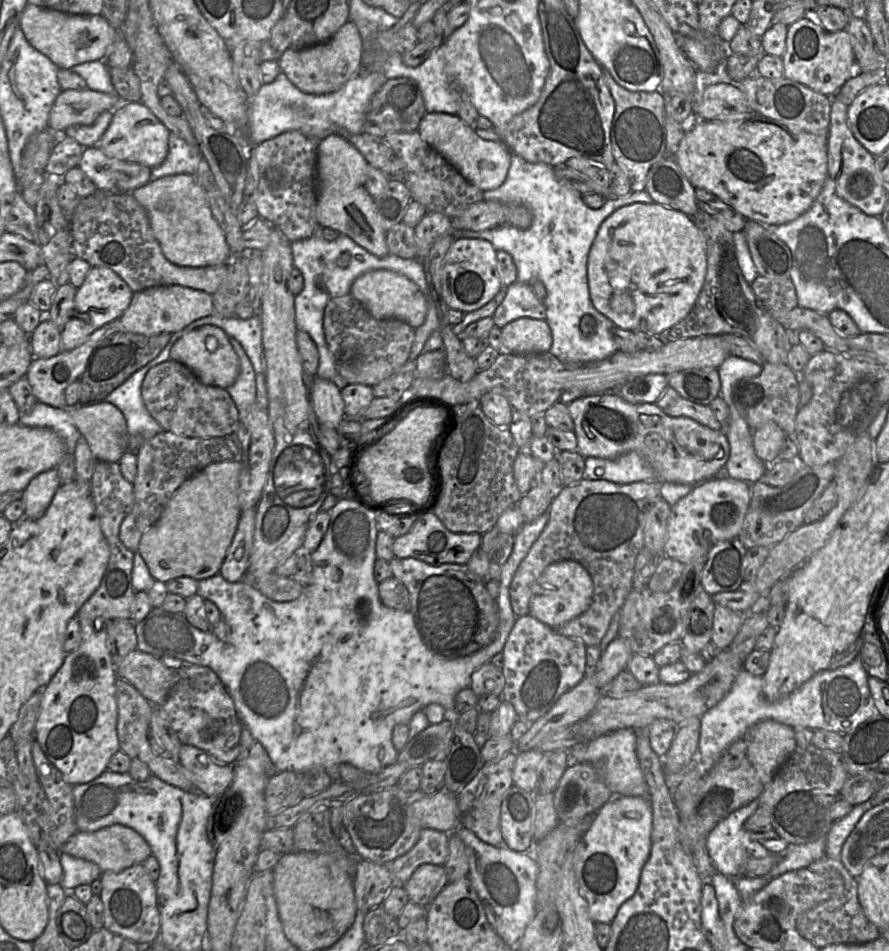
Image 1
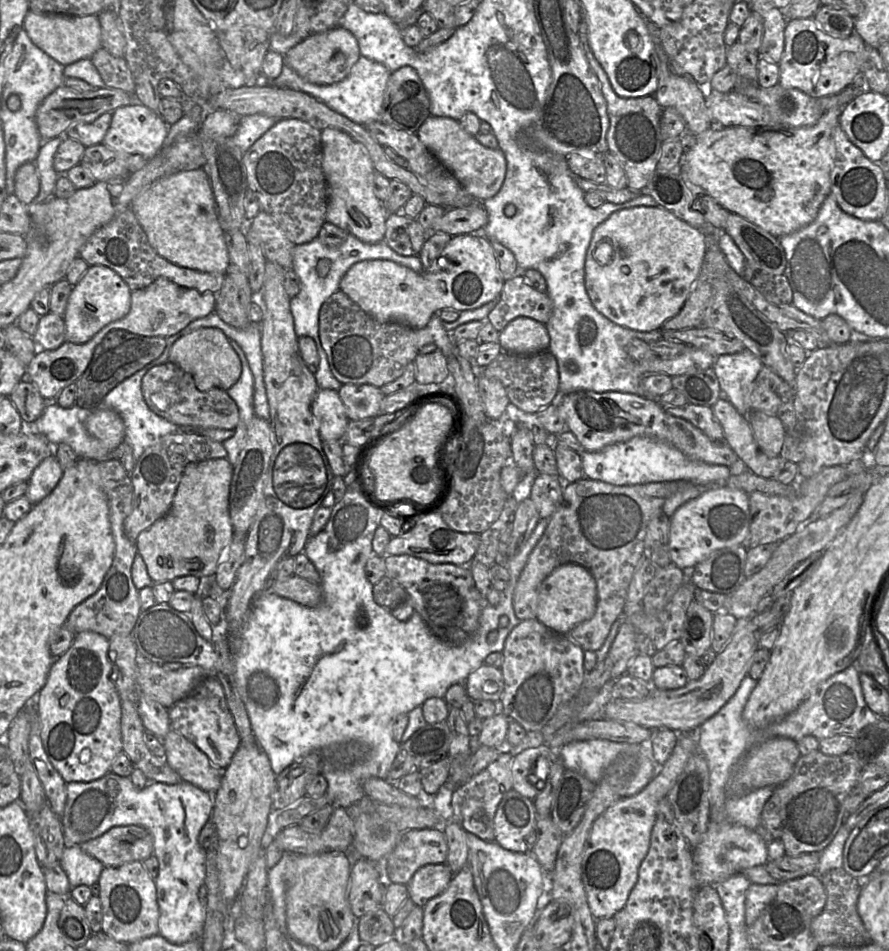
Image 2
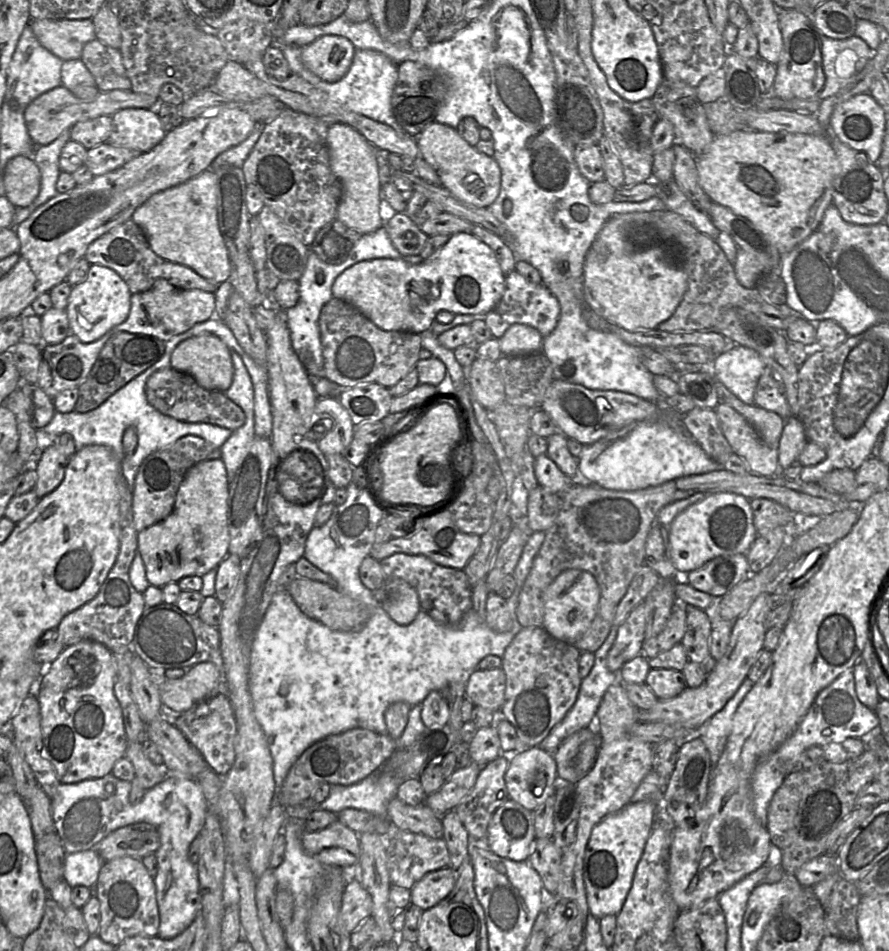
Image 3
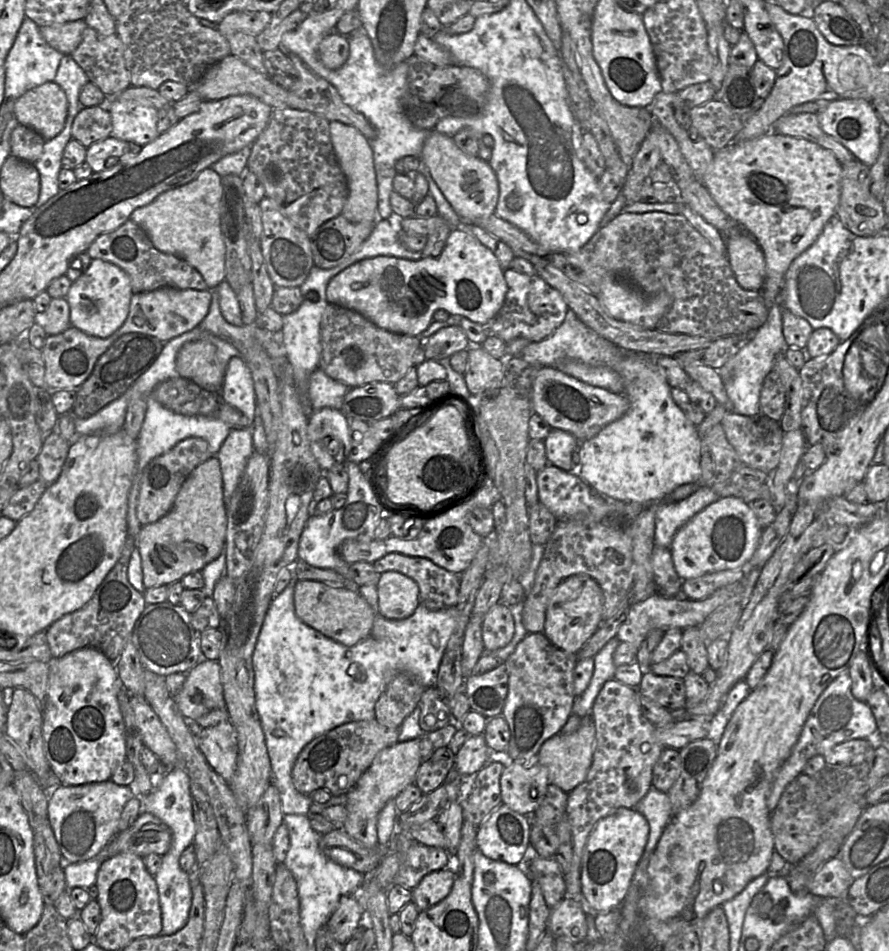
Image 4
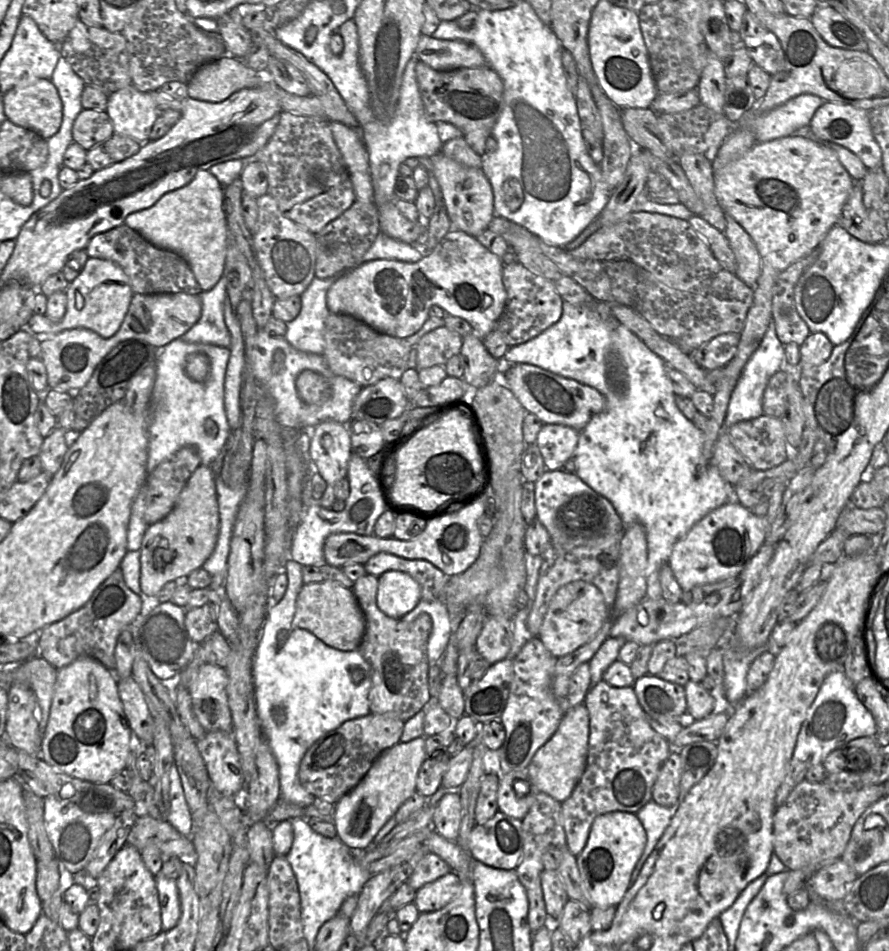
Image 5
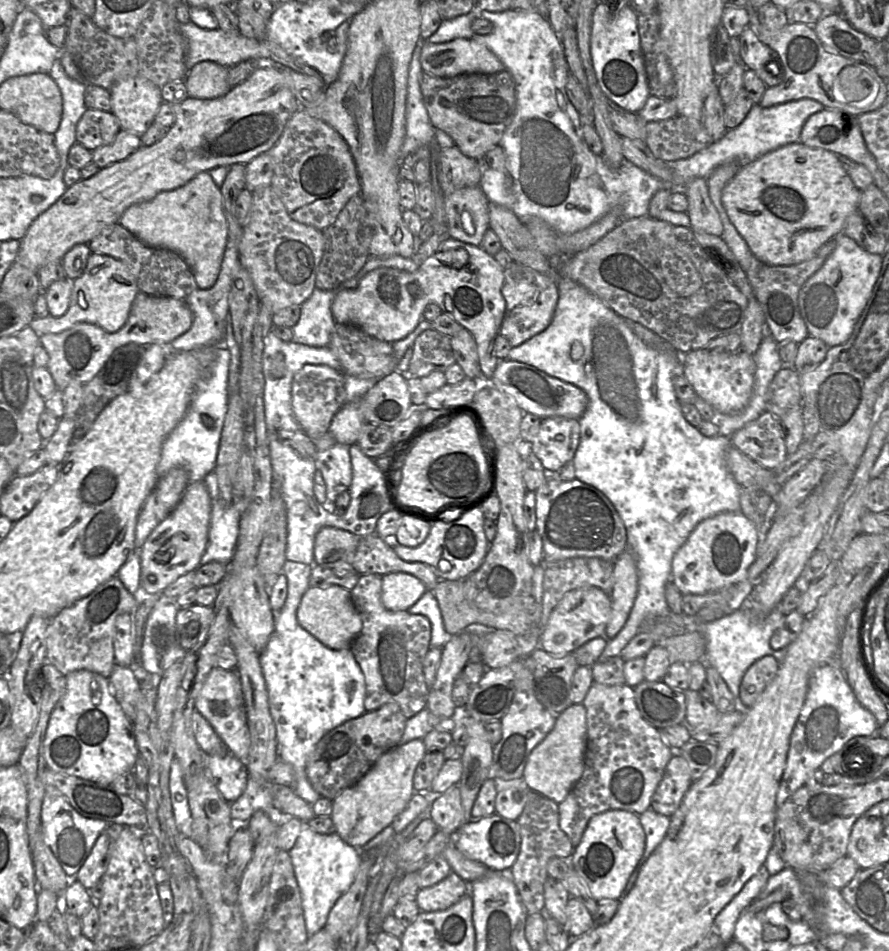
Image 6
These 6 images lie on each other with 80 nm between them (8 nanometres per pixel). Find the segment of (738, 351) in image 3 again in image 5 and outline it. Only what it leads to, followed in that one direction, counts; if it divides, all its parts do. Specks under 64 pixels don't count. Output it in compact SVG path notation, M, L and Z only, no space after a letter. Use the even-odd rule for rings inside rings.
M771 320L759 347L745 364L733 389L725 417L724 429L728 430L740 421L751 420L763 415L762 400L767 383L776 372L785 368L784 349L784 345L778 339L775 325Z

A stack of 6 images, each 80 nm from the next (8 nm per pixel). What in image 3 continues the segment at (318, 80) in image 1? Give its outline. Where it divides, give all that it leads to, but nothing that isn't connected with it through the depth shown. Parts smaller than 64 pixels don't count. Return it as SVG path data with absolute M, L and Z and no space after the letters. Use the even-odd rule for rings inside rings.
M324 35L303 46L301 60L305 67L326 82L336 82L348 72L356 48L347 38Z

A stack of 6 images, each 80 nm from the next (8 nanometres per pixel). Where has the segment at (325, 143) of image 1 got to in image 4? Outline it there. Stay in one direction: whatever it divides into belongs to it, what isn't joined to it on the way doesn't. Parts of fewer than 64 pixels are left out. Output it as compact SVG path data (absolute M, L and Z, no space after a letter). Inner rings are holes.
M338 121L329 122L331 142L349 189L341 215L352 223L376 222L378 220L378 190L370 140L353 126Z

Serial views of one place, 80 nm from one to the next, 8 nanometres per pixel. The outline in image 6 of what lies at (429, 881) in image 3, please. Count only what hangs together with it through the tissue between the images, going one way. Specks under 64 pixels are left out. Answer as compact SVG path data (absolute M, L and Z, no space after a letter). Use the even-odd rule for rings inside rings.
M451 872L437 884L420 889L415 897L422 912L443 911L457 903L469 893L469 884L456 873Z

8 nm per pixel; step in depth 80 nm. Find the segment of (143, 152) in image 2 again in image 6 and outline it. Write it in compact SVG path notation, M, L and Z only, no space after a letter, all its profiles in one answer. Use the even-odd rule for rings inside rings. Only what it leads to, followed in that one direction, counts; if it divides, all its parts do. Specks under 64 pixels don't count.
M140 75L115 83L110 89L111 112L119 121L121 130L142 136L154 122L157 111L163 102L161 87Z

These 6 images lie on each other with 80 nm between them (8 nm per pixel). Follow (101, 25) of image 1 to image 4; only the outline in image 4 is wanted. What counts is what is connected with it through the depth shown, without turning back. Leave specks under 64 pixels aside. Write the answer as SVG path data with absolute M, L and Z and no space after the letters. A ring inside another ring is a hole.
M81 19L41 26L40 33L52 48L63 55L71 55L80 44L83 32L87 26L84 19Z

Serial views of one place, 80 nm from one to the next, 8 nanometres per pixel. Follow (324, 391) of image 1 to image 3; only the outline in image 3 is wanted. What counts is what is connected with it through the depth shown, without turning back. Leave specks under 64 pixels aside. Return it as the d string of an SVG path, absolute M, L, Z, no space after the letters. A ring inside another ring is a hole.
M337 397L317 398L312 415L312 432L326 457L343 454L353 439L353 425L349 413Z

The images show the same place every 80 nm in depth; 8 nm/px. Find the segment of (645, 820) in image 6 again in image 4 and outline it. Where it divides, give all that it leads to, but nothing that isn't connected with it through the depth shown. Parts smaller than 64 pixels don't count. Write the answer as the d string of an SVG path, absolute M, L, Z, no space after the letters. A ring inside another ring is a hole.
M652 786L633 809L641 813L649 823L649 835L643 853L649 853L650 857L663 830L674 815L672 804L667 793Z

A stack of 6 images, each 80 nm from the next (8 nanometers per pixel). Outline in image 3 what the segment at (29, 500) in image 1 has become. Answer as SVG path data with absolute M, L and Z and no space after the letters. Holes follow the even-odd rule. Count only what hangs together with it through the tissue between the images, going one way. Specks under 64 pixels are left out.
M54 442L38 454L36 463L37 482L32 490L39 499L55 490L65 476L69 458Z

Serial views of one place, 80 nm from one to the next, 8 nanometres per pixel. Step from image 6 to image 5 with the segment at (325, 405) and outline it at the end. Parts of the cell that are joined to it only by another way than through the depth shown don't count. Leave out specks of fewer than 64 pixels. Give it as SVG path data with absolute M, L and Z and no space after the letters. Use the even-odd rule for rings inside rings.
M302 371L295 381L299 398L307 405L322 405L333 394L331 382L323 375L312 371Z

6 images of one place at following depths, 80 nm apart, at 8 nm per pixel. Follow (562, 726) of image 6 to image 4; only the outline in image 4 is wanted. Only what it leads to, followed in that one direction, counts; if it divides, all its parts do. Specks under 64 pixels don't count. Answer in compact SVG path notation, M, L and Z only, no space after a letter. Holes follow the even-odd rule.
M591 716L582 718L579 728L569 734L556 734L547 739L537 753L540 764L548 770L549 784L570 792L586 777L592 764L595 750L595 726Z

